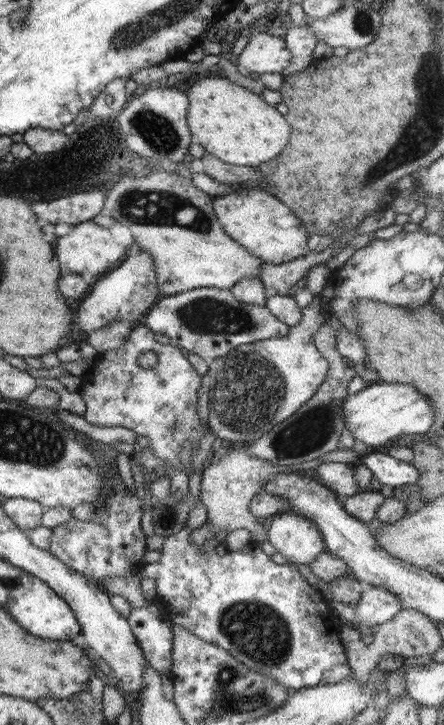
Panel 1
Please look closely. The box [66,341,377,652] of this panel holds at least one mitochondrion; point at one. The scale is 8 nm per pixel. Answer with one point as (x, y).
(246, 391)

